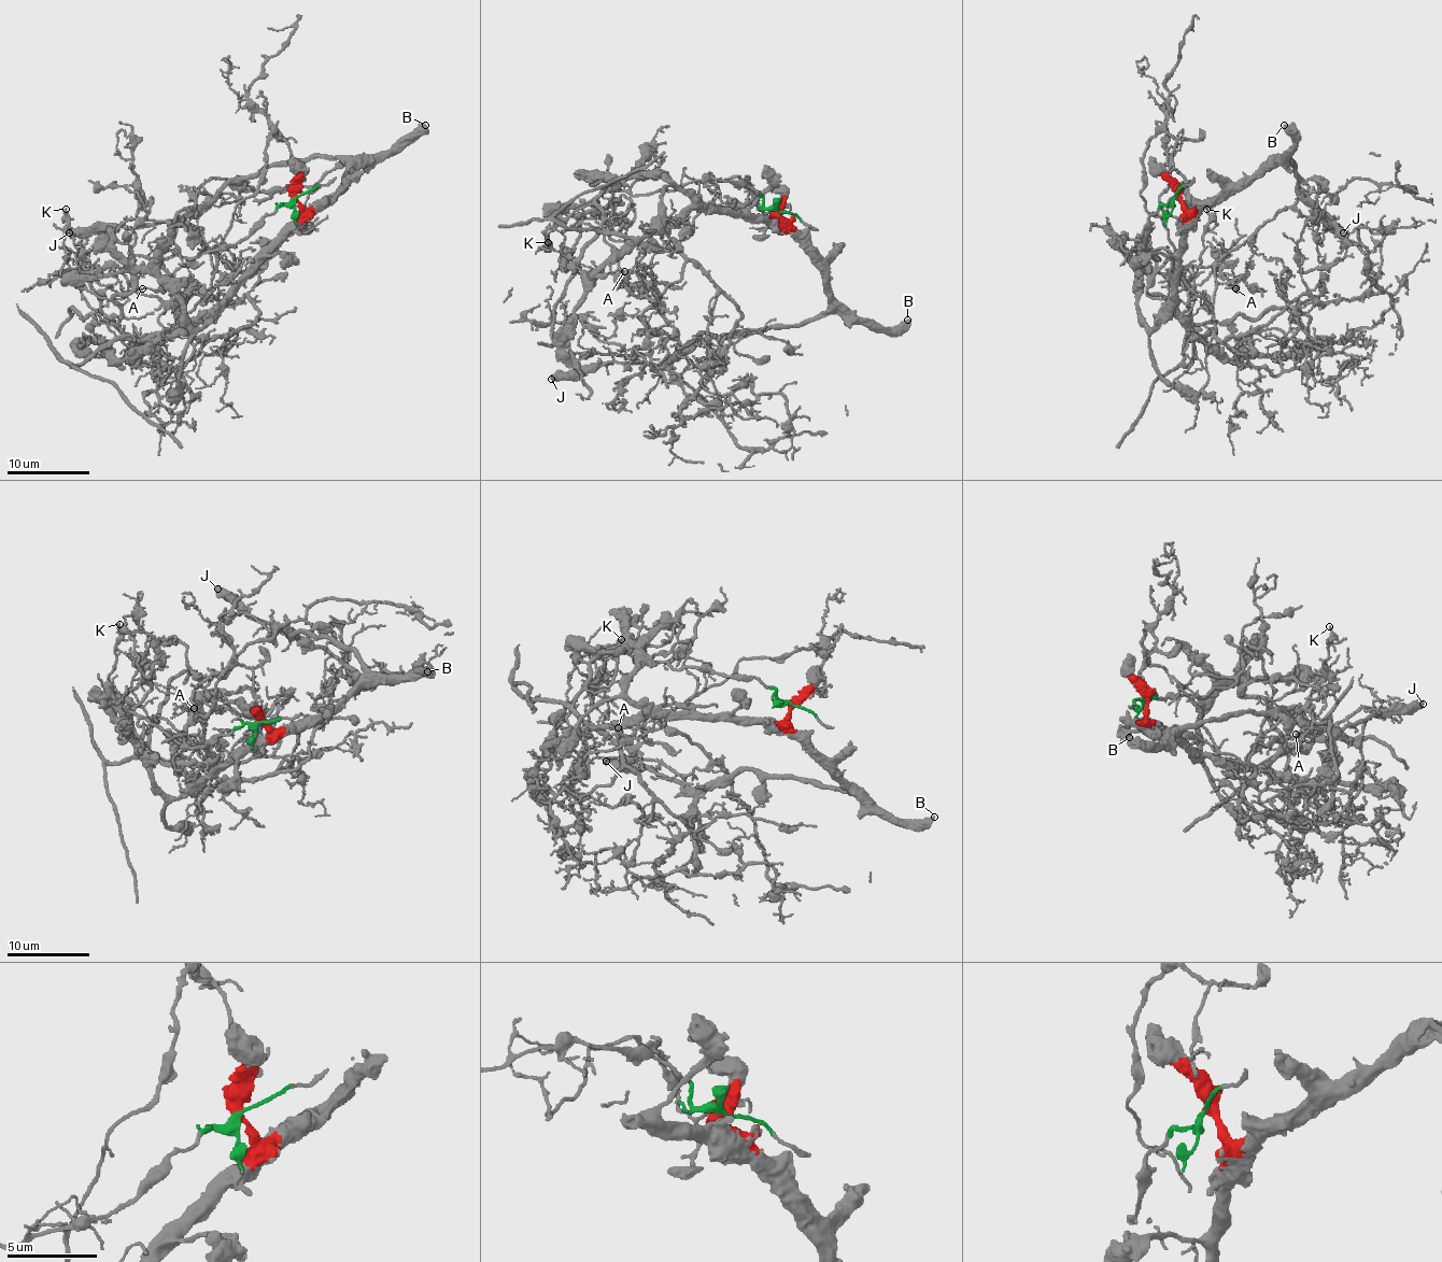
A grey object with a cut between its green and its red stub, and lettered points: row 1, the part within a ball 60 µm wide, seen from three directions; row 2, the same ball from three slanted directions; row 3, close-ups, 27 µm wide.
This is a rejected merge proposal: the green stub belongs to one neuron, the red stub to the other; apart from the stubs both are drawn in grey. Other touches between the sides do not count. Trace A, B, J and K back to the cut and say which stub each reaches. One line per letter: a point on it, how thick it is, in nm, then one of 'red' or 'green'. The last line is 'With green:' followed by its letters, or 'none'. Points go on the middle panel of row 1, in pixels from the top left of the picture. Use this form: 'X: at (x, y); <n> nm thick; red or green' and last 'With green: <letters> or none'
A: at (624, 271); 120 nm thick; green
B: at (907, 320); 500 nm thick; red
J: at (551, 379); 700 nm thick; red
K: at (548, 242); 140 nm thick; green
With green: A, K

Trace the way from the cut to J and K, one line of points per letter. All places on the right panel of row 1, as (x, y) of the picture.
J: (1174, 198), (1203, 209), (1287, 157), (1300, 178), (1298, 192), (1327, 227), (1343, 234)
K: (1174, 198), (1147, 218), (1143, 243), (1160, 260), (1156, 256), (1147, 293), (1168, 299), (1197, 272), (1207, 209)

